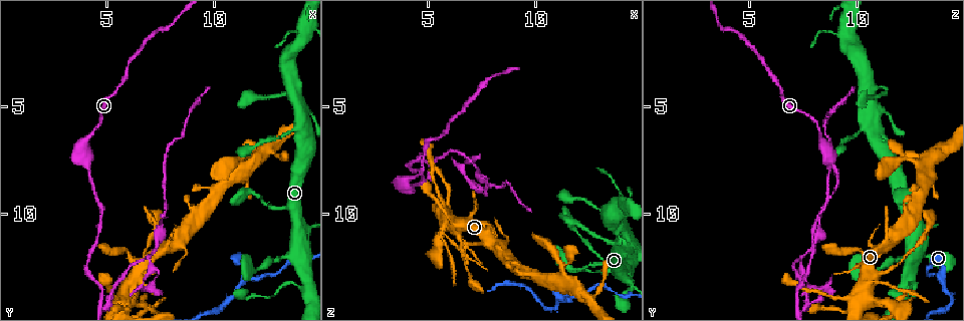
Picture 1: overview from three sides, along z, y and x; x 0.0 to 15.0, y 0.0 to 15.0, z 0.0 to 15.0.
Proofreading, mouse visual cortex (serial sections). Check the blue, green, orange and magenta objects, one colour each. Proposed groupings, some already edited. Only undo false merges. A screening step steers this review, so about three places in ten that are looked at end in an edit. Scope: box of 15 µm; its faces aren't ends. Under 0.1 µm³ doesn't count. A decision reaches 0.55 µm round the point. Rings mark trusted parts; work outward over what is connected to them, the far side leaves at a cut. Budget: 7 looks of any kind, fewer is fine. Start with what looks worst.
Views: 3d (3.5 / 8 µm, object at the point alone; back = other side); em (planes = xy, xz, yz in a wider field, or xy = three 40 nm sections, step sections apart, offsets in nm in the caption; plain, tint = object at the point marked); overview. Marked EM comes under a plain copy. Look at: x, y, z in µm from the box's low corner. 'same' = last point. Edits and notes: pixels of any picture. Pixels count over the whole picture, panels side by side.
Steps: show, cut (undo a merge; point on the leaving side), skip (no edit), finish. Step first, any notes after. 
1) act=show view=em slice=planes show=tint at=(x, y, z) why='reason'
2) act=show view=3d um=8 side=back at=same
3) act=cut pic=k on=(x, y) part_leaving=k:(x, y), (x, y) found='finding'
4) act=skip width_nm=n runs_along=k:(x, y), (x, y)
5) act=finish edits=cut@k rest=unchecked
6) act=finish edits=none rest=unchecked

act=show view=3d um=3.5 at=(4.6, 14.4, 7.2) why='sharp bend'

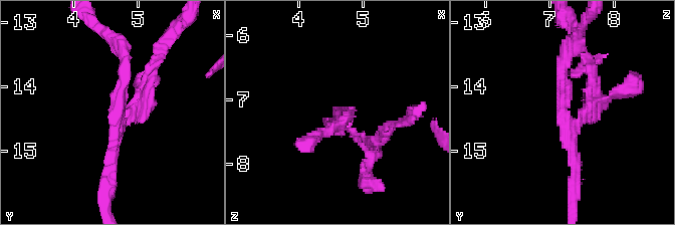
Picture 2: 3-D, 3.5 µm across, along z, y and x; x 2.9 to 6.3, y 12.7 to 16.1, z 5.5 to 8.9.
act=cut pic=2 on=(141, 80) part_leaving=2:(127, 117), (145, 95), (167, 36) found='a second cell is stuck on'

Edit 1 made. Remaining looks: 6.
act=show view=overview why='redraw'

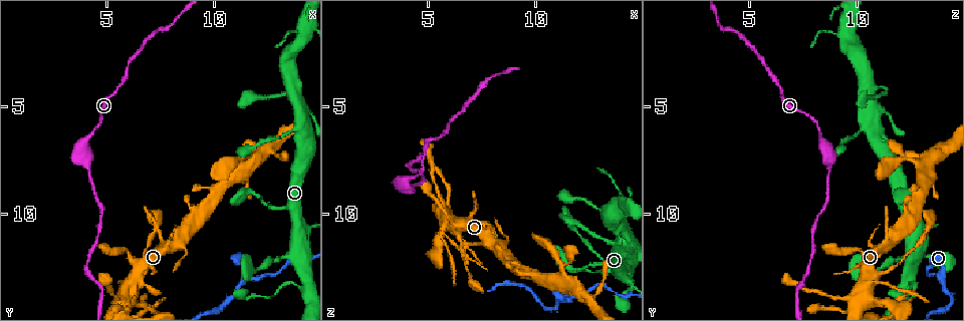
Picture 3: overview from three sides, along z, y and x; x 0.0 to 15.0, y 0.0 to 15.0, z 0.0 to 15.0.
act=show view=3d um=3.5 side=back at=(13.0, 12.8, 13.3) why='sharp bend'

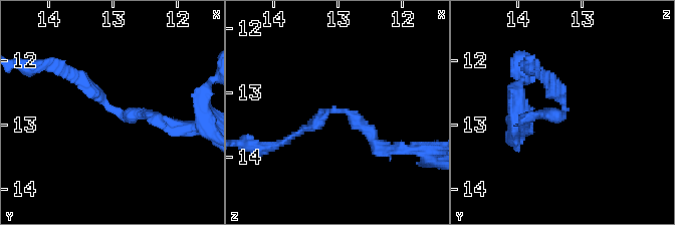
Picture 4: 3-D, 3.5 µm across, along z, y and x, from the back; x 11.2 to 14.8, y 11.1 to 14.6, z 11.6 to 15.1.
act=show view=em slice=xy step=3 show=tint at=(13.00, 12.80, 13.30) arm_widths_nm=150,200 why='now the EM'

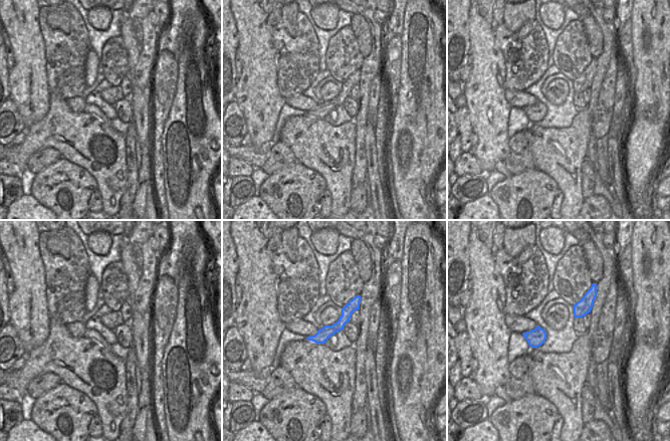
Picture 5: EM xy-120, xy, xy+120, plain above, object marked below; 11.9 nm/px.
act=skip runs_along=4:(163, 121), (117, 115), (66, 71) found='continuous, no second cell'

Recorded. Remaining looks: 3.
act=show view=3d um=3.5 at=(13.0, 9.7, 12.3) why='thick turns thin'

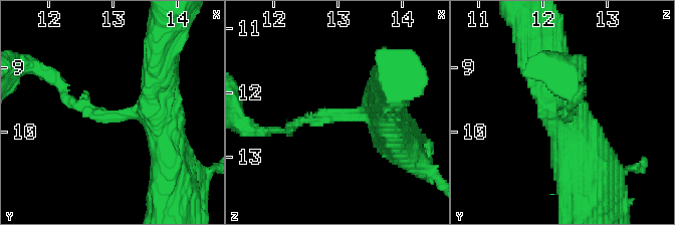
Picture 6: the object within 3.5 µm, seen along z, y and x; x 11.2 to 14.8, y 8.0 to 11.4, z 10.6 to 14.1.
act=show view=em slice=xy step=1 show=tint at=(13.10, 9.70, 12.30) arm_widths_nm=150,600

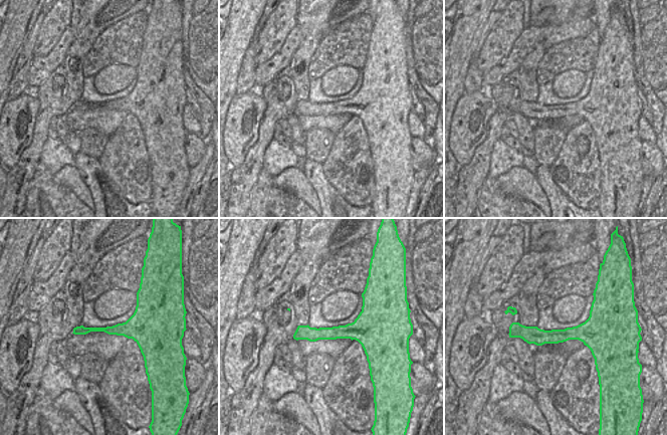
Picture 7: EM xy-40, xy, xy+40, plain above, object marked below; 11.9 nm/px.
act=show view=em slice=xy step=2 show=tint at=same why='cut it another way'

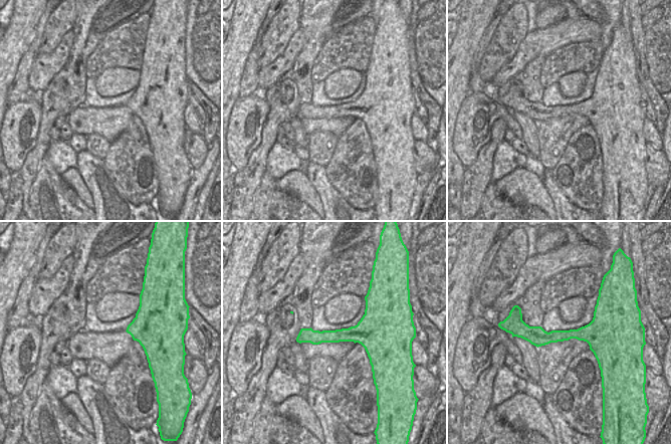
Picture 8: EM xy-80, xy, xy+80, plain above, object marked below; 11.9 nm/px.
act=skip width_nm=190 runs_along=8:(516, 330), (536, 336), (603, 337) found='continuous, no second cell'

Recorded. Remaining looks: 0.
act=finish edits=cut@2 rest=unchecked

